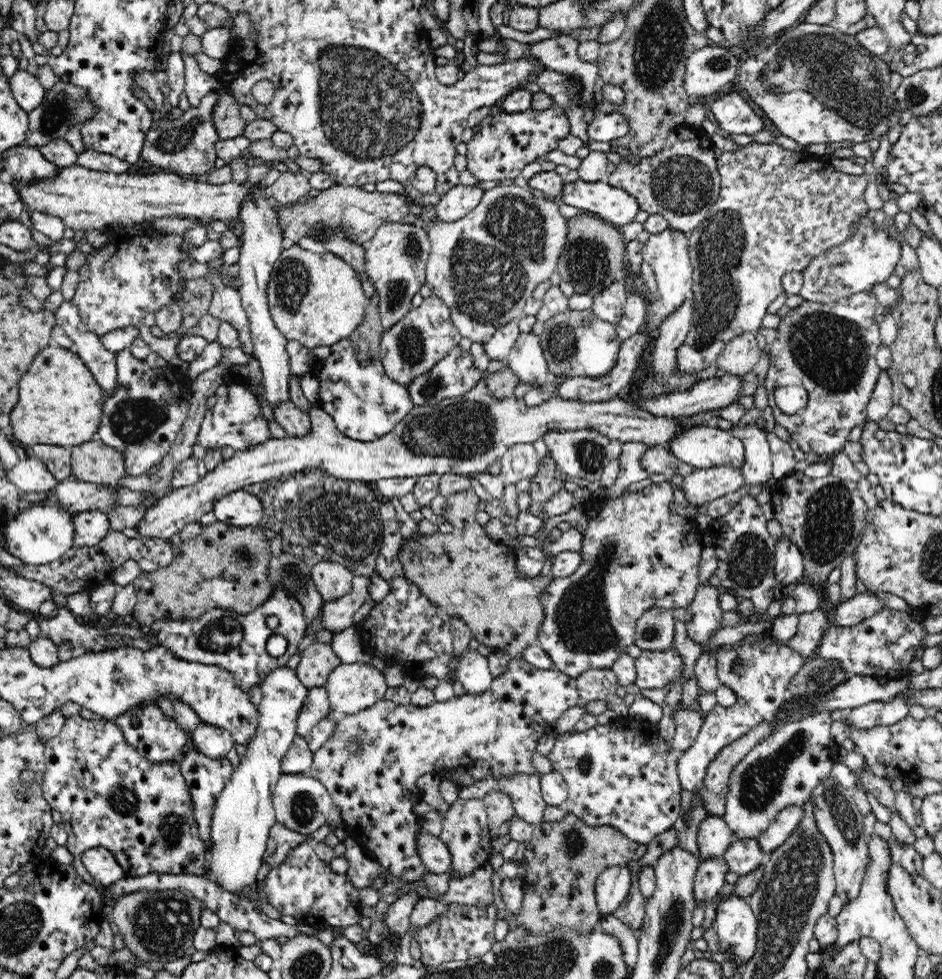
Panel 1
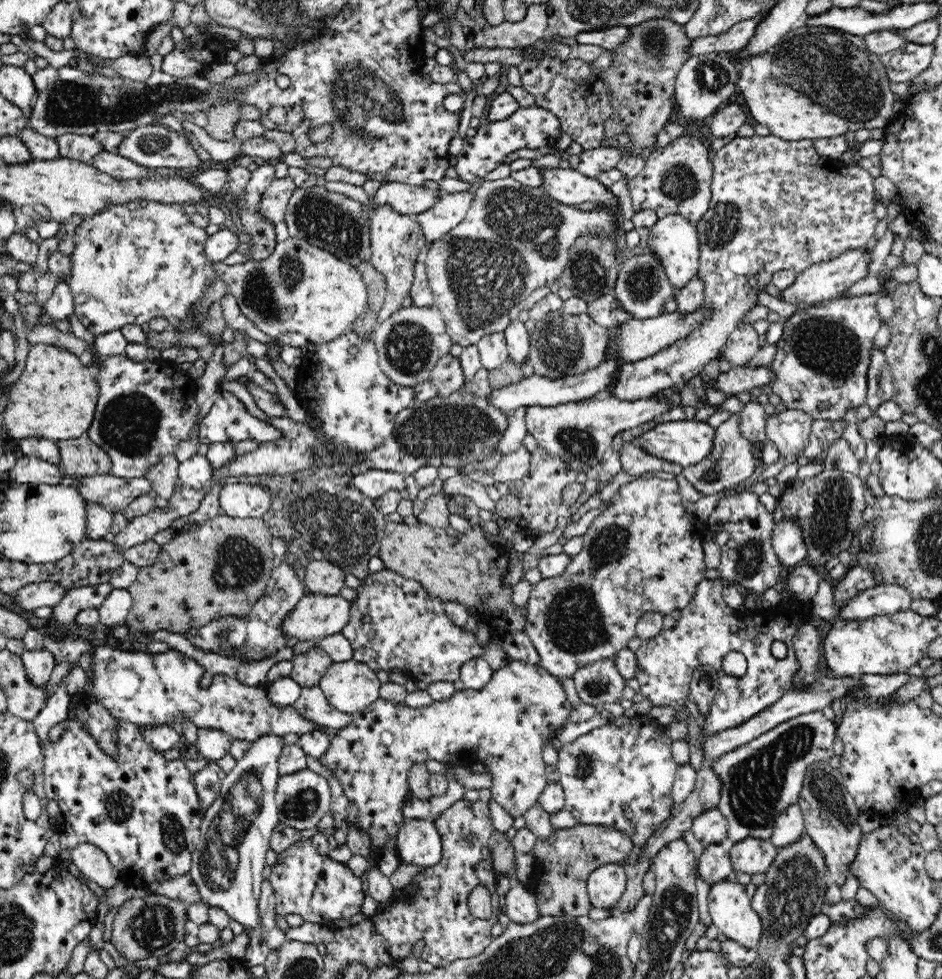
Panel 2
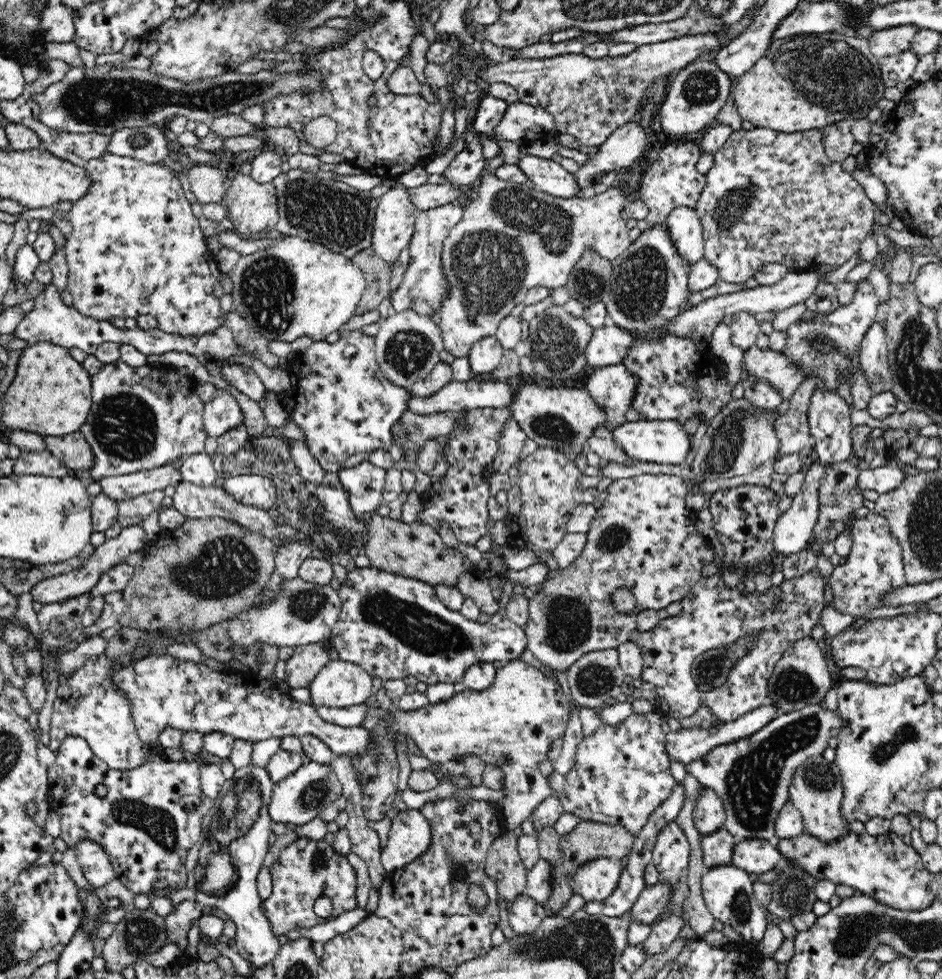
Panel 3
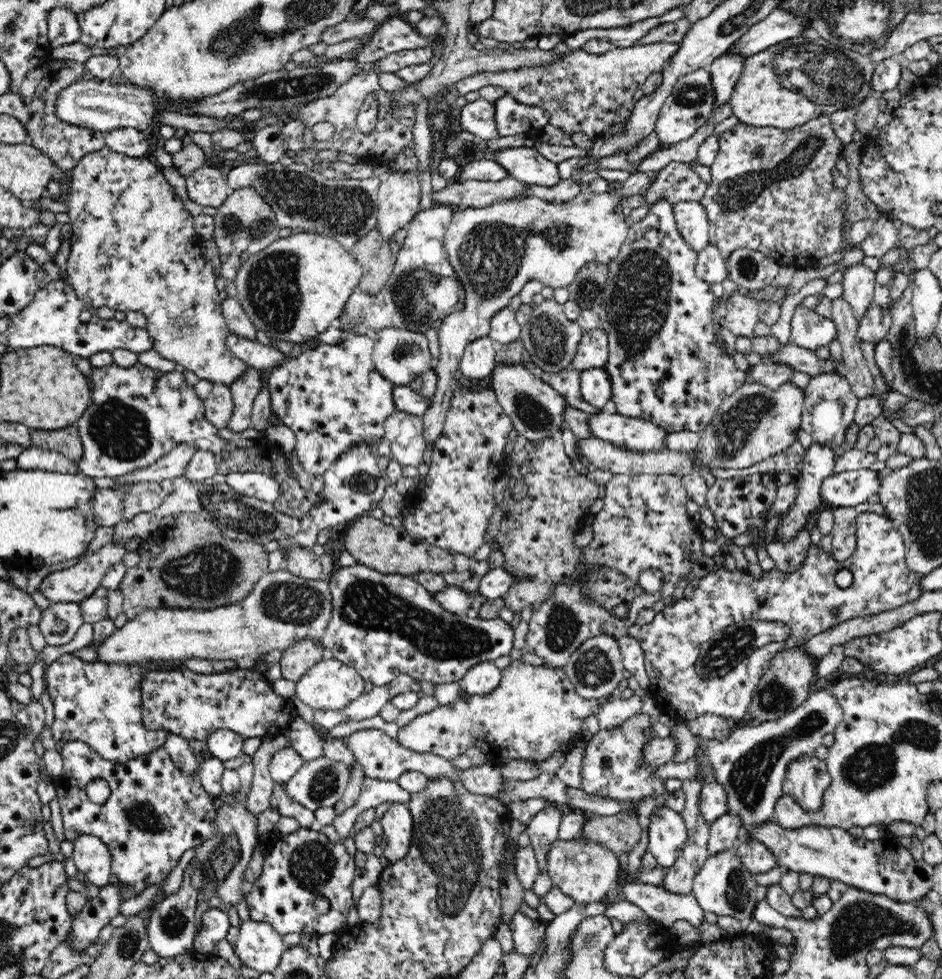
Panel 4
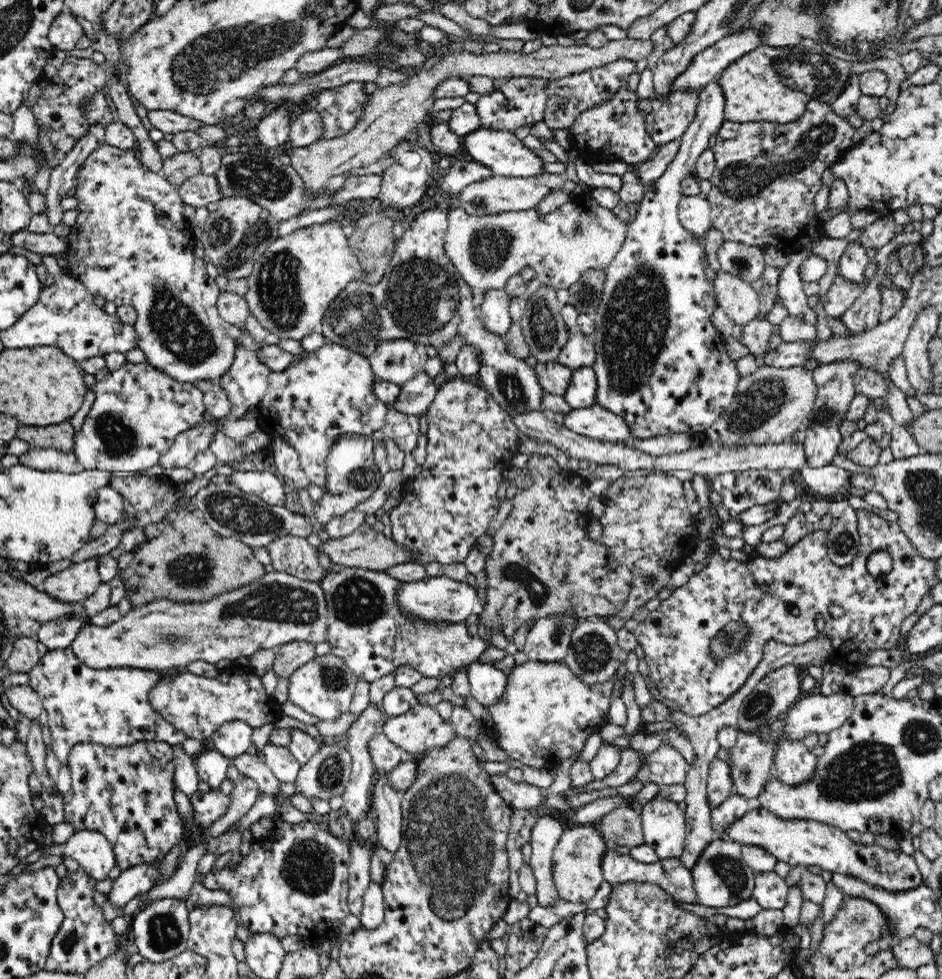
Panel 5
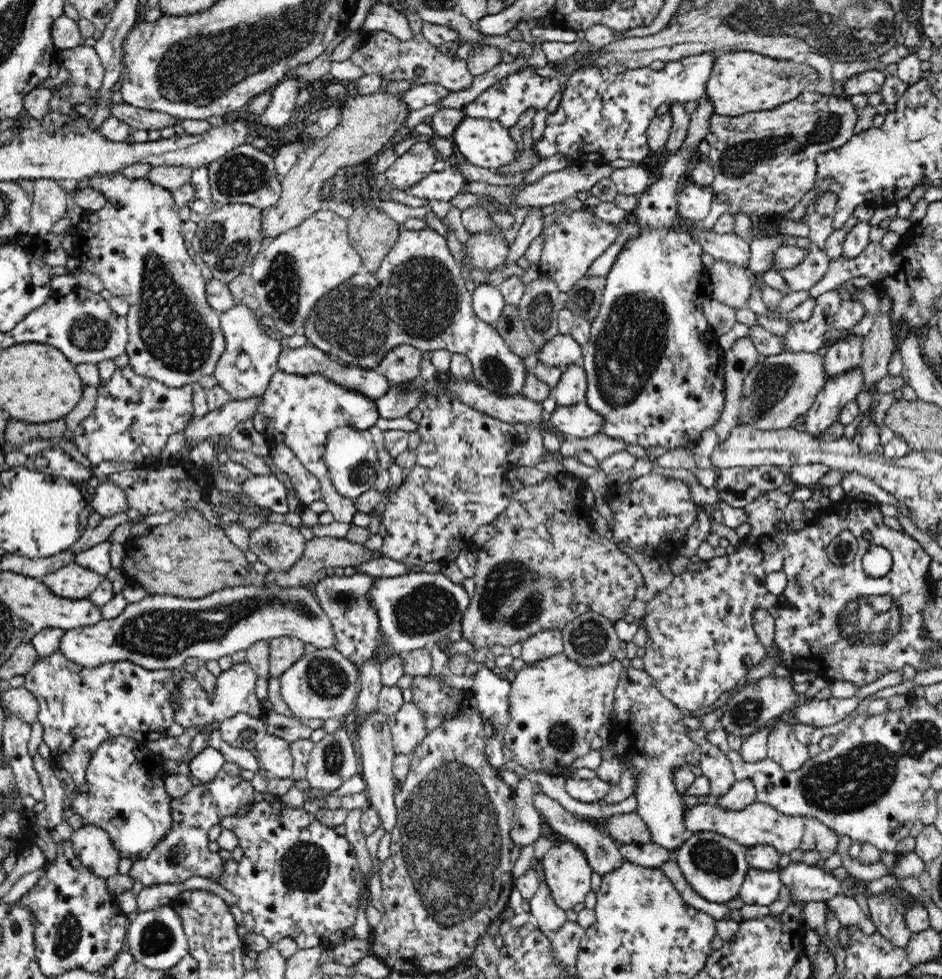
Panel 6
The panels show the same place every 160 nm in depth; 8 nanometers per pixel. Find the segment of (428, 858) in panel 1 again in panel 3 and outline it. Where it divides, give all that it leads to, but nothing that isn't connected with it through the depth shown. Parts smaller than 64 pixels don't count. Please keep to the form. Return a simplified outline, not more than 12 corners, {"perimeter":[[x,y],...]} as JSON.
{"perimeter":[[419,809],[390,818],[381,850],[388,874],[424,854],[430,823]]}

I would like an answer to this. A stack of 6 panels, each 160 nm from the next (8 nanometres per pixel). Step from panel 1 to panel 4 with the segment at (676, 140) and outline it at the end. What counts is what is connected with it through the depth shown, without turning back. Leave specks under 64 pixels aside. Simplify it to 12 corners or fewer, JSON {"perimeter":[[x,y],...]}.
{"perimeter":[[673,161],[658,171],[644,196],[672,205],[700,201],[706,182],[692,164]]}

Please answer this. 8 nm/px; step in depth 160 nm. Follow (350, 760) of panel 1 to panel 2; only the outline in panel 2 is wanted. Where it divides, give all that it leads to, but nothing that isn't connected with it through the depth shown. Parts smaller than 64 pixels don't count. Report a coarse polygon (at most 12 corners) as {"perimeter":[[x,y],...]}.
{"perimeter":[[510,660],[424,708],[376,700],[319,758],[374,847],[395,844],[414,762],[494,775],[514,819],[549,781],[574,705]]}

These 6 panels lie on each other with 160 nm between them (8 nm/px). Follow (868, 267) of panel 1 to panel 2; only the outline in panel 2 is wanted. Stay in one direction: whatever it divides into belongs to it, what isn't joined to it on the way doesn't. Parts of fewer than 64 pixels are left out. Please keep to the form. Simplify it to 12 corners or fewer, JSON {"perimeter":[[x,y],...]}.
{"perimeter":[[847,250],[796,275],[779,300],[843,297],[868,275],[870,253]]}

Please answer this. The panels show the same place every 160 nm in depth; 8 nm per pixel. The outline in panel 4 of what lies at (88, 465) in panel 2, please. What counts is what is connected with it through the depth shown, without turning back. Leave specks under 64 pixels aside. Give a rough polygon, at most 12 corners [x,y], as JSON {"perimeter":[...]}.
{"perimeter":[[74,426],[31,429],[30,445],[61,452],[75,462],[83,443]]}

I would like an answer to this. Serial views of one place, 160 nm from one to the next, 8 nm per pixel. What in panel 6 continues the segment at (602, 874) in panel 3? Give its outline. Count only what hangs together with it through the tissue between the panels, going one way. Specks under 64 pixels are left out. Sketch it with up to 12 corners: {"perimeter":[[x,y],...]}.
{"perimeter":[[570,841],[554,845],[540,863],[556,905],[584,902],[593,870]]}

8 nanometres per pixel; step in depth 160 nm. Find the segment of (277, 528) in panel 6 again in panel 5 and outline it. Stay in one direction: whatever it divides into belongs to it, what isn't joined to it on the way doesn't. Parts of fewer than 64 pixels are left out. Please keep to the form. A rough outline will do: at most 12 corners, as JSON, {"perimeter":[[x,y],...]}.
{"perimeter":[[306,535],[278,536],[264,546],[274,571],[322,580]]}

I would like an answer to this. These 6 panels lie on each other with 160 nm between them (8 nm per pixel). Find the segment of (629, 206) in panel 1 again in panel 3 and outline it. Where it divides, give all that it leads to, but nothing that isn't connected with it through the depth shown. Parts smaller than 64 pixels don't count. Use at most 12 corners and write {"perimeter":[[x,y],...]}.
{"perimeter":[[521,154],[518,169],[538,192],[581,195],[575,176],[548,158]]}

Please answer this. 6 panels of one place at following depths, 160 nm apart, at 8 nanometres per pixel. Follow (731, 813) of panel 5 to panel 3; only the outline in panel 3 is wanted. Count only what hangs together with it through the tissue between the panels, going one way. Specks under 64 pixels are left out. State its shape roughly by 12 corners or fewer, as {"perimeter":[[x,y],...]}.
{"perimeter":[[725,826],[702,836],[707,868],[730,864],[738,840]]}

